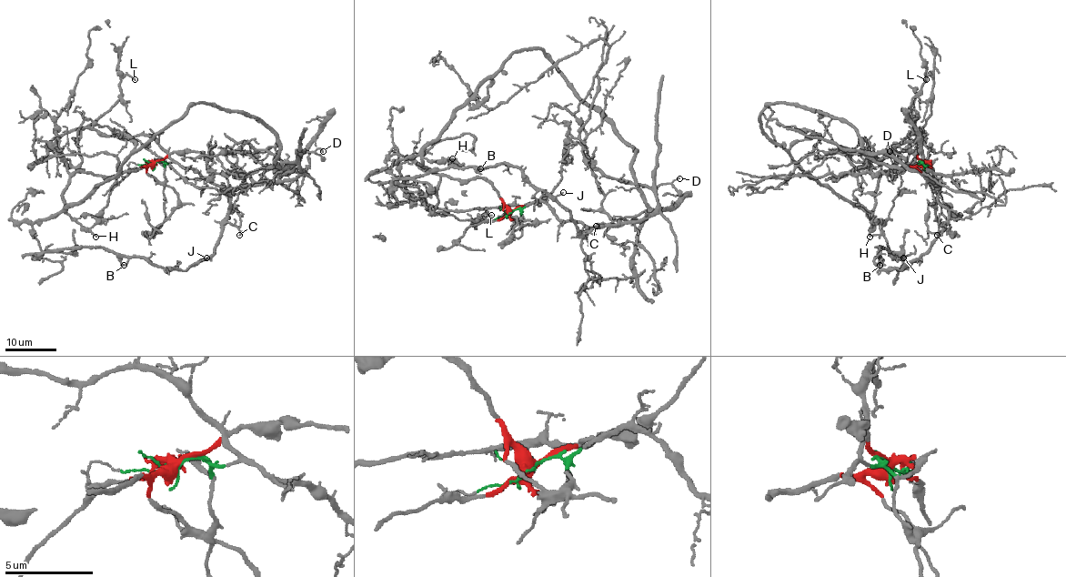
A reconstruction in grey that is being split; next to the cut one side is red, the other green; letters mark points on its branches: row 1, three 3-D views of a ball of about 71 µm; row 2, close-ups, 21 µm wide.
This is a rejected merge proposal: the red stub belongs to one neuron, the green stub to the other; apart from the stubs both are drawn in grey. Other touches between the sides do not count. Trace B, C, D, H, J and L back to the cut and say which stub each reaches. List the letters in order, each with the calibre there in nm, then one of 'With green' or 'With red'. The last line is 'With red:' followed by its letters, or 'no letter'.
B: Thickness 120 nm. With green
C: Thickness 130 nm. With green
D: Thickness 130 nm. With green
H: Thickness 140 nm. With red
J: Thickness 90 nm. With green
L: Thickness 150 nm. With red
With red: H, L

